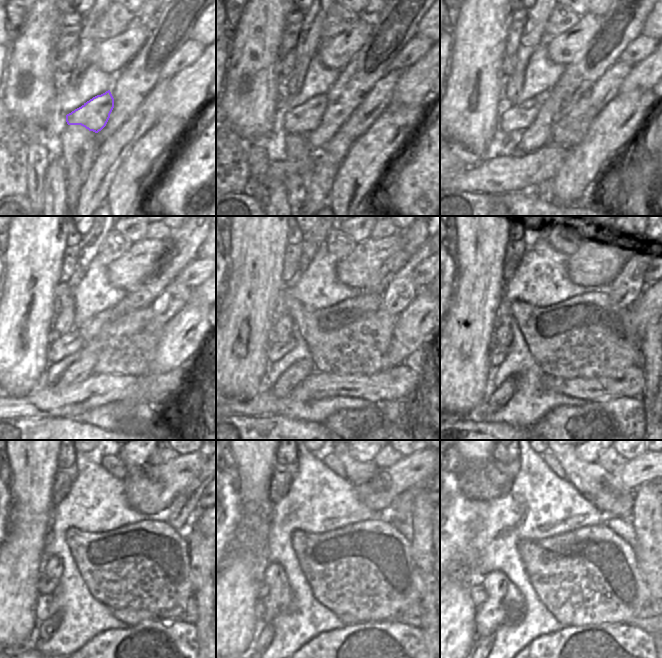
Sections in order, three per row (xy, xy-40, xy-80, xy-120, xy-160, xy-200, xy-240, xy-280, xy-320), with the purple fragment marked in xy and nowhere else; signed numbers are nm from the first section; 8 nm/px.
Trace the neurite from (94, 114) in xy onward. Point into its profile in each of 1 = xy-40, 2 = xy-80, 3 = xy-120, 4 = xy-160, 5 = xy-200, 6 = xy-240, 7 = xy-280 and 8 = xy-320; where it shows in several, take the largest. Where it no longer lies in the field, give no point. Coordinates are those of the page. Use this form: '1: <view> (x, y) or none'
1: xy-40 (306, 118)
2: xy-80 (519, 117)
3: xy-120 (65, 345)
4: xy-160 (276, 351)
5: xy-200 (497, 355)
6: xy-240 (46, 585)
7: xy-280 (264, 589)
8: xy-320 (477, 592)

